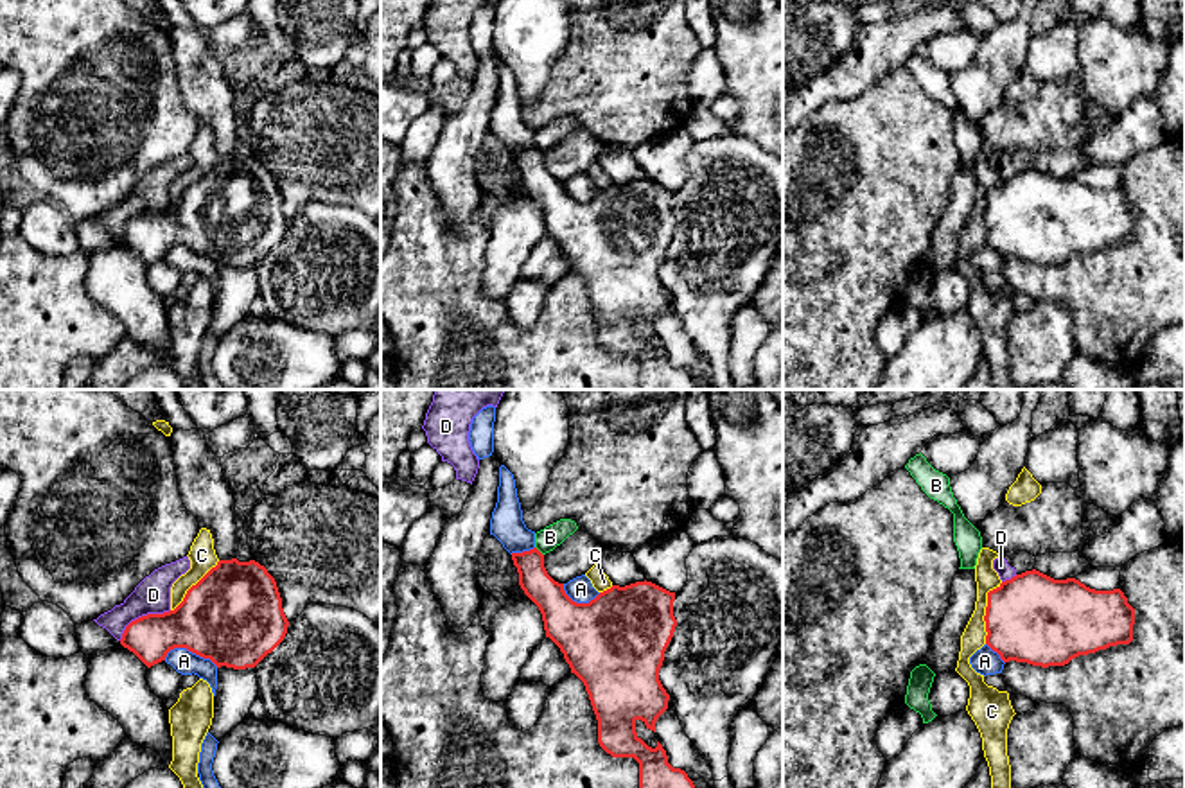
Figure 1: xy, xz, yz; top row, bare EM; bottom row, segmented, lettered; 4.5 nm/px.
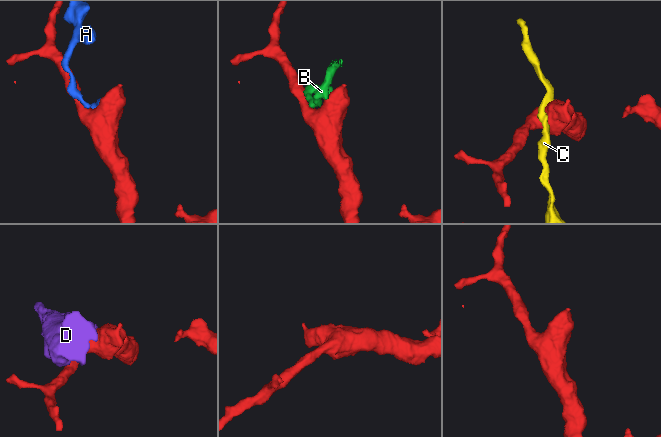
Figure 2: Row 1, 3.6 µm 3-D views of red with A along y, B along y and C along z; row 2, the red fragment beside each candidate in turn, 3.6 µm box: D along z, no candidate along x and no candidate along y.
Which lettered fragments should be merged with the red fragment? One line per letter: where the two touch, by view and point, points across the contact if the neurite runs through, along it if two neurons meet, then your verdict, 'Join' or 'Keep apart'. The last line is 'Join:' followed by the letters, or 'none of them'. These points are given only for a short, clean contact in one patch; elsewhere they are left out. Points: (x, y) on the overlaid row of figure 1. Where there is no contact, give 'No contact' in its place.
A: Touches red at xy (191, 650). Keep apart
B: Touches red at xz (539, 551). Boundary: xz (535, 546), (543, 555). Keep apart
C: Touches red at yz (986, 611). Keep apart
D: Touches red at xy (142, 616). Keep apart
Join: none of them

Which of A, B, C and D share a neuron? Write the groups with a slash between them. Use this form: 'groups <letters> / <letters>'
groups A / B / C / D

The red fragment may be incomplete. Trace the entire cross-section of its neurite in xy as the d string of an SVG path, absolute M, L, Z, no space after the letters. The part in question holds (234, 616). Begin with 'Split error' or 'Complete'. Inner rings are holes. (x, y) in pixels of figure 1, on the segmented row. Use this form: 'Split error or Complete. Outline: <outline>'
Complete. Outline: M219 560L183 601L169 612L147 614L131 621L120 644L133 652L147 668L165 661L174 648L210 659L217 668L255 668L285 637L289 621L275 578L255 560Z

